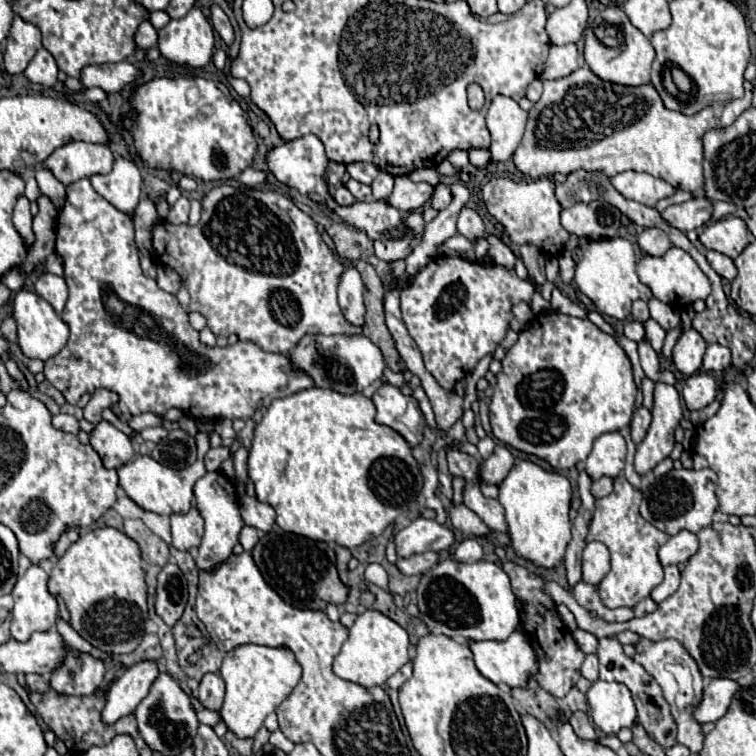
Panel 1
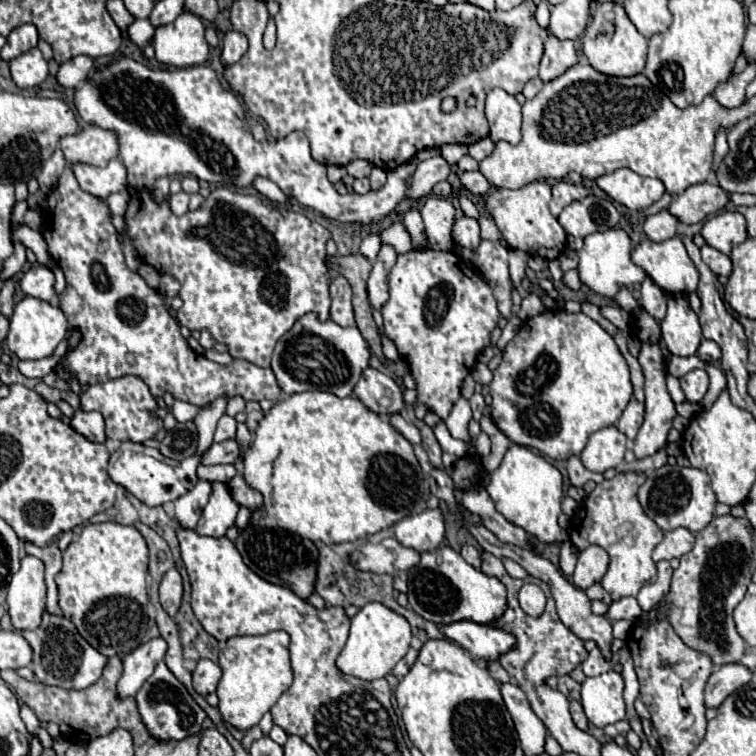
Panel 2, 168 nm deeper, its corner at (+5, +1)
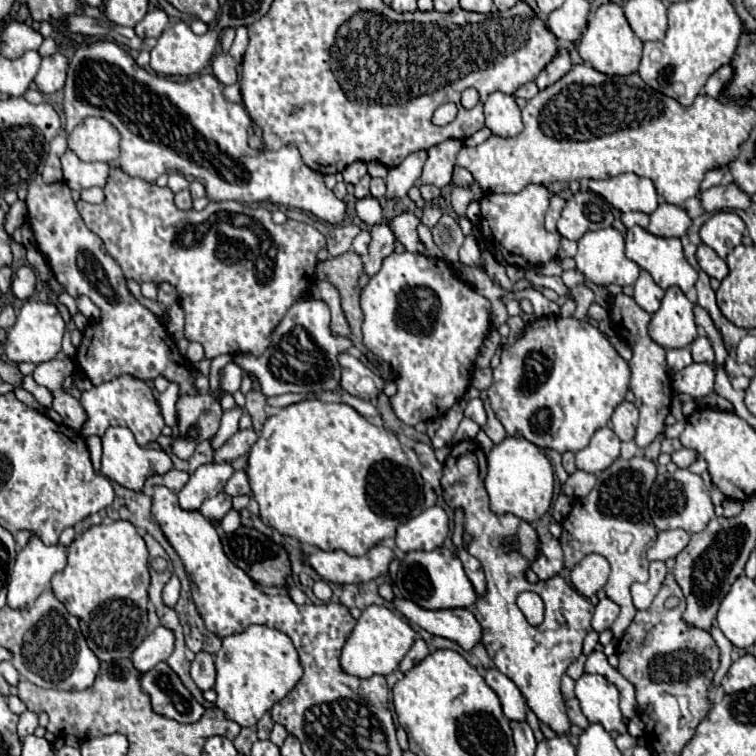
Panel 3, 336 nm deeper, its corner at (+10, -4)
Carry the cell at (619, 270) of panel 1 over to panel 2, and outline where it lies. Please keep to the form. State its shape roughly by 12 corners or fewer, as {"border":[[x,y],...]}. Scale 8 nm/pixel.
{"border":[[620,228],[586,236],[580,282],[612,300],[640,290],[646,272],[630,260]]}

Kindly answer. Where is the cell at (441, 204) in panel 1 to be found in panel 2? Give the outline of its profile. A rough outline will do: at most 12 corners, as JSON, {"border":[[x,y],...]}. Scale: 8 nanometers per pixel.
{"border":[[430,196],[422,206],[428,246],[454,250],[454,206]]}

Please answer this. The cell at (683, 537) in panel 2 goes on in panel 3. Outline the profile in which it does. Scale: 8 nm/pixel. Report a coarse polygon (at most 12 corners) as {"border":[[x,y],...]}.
{"border":[[683,529],[661,531],[647,551],[649,561],[677,557],[689,543]]}

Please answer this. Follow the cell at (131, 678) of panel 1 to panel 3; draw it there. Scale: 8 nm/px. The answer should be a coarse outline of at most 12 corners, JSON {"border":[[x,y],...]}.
{"border":[[159,625],[133,651],[133,665],[147,673],[165,661],[175,635]]}

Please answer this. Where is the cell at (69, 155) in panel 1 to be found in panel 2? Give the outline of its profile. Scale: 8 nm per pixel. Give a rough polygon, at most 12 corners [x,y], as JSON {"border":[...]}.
{"border":[[88,126],[62,138],[70,164],[106,166],[118,158],[116,134]]}

